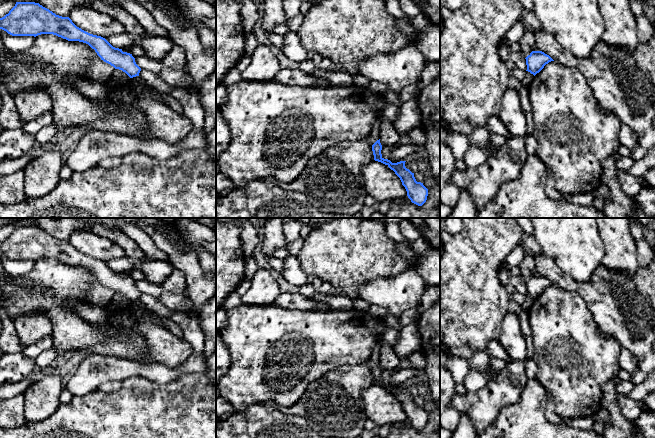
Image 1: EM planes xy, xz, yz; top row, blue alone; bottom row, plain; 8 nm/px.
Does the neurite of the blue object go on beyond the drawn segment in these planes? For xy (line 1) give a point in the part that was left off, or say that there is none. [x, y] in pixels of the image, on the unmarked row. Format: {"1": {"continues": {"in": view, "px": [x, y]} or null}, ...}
{"1": {"continues": null}}

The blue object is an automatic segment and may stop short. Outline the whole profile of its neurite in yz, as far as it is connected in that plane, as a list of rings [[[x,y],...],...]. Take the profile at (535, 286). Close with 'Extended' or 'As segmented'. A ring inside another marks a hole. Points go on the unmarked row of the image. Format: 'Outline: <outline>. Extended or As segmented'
Outline: [[[532,275],[526,282],[527,294],[534,300],[539,297],[546,288],[554,285],[549,279],[542,275]]]. As segmented

